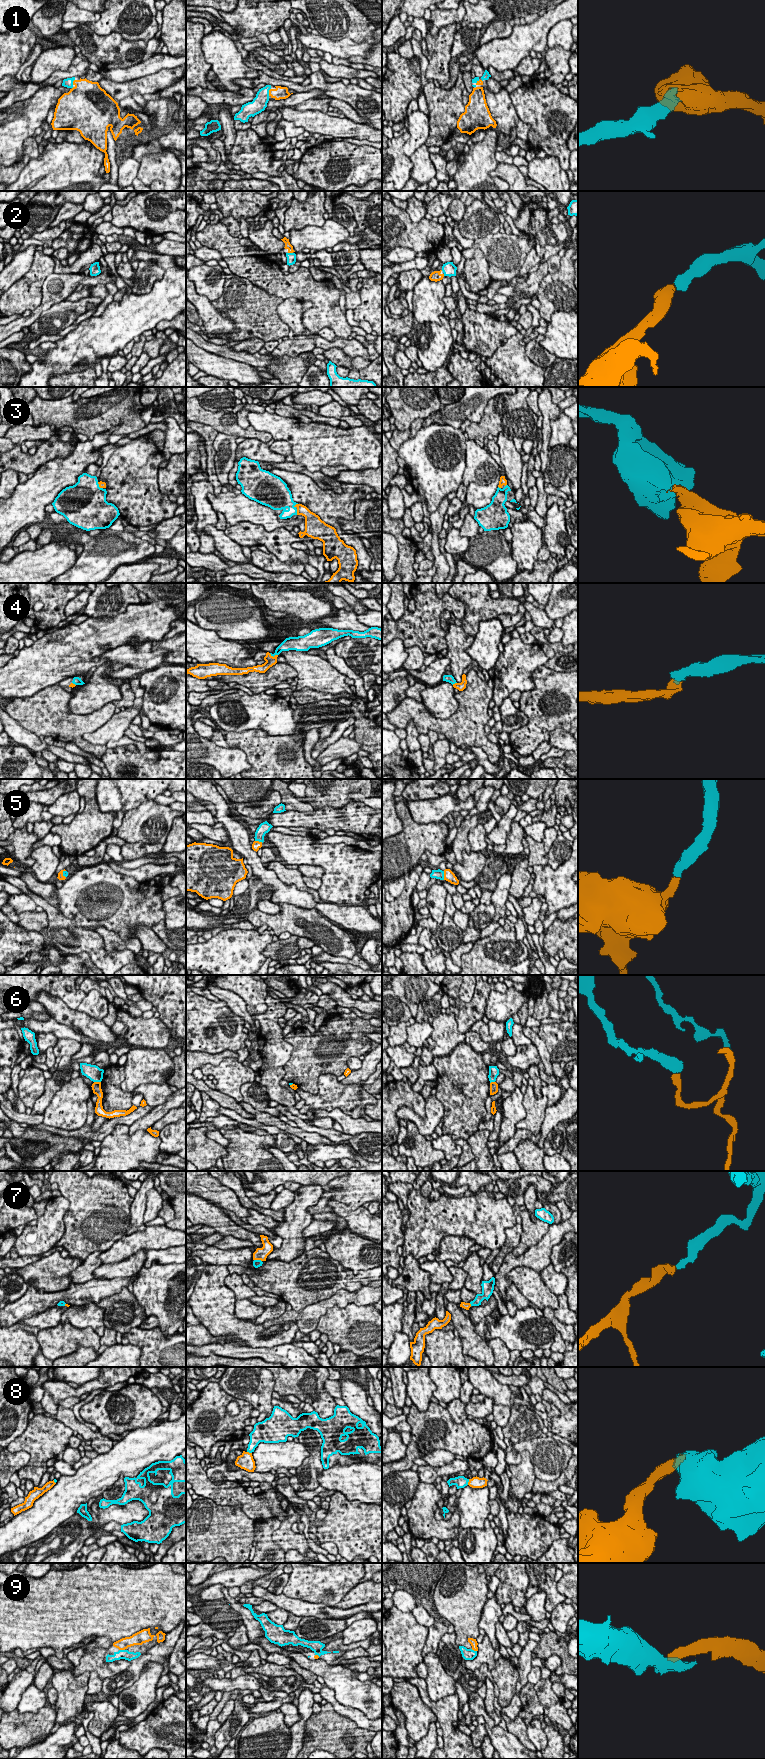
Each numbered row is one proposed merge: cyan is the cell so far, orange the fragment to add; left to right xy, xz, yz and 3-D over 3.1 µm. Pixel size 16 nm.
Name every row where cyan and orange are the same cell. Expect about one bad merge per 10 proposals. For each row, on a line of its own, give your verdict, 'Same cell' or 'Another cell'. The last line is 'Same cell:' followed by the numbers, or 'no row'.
1: Same cell
2: Same cell
3: Same cell
4: Same cell
5: Same cell
6: Another cell
7: Same cell
8: Another cell
9: Same cell
Same cell: 1, 2, 3, 4, 5, 7, 9

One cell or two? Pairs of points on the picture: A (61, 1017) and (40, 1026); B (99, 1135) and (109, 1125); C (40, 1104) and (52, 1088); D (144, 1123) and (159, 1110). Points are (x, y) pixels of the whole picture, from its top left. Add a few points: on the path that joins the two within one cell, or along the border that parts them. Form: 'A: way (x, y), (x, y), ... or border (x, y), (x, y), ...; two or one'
A: border (51, 1016), (72, 1029); two
B: way (101, 1133), (107, 1127); one
C: way (44, 1100), (49, 1092); one
D: way (148, 1120), (155, 1114); one

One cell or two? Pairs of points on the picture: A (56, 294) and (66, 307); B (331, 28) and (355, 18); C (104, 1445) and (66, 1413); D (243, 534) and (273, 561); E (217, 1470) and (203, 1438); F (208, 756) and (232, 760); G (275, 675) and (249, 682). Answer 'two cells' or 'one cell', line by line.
A: two cells
B: one cell
C: one cell
D: two cells
E: two cells
F: one cell
G: one cell

